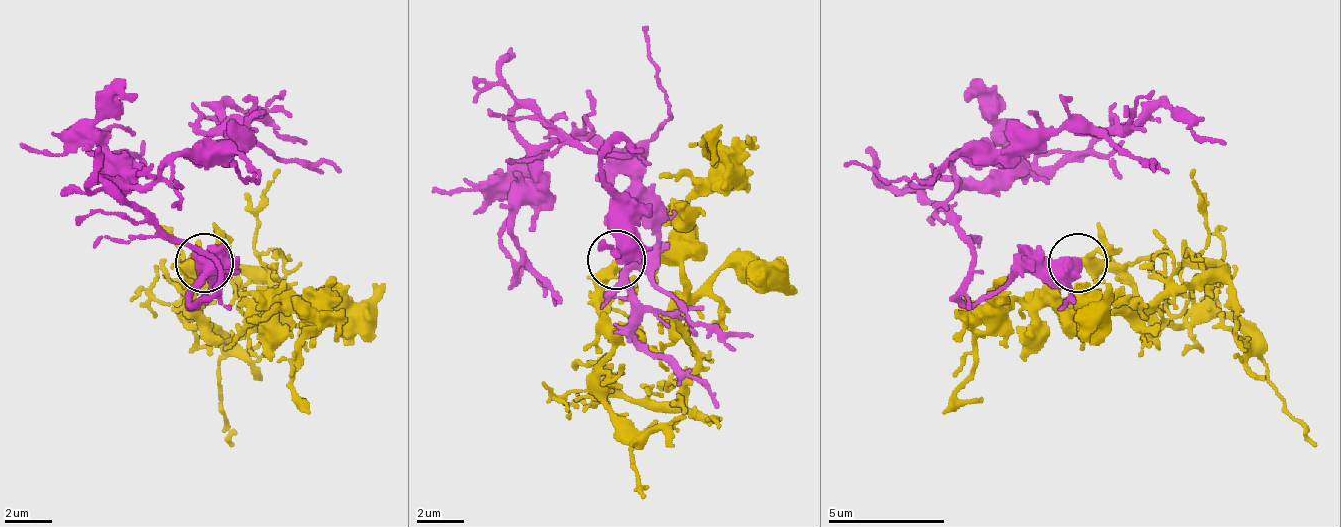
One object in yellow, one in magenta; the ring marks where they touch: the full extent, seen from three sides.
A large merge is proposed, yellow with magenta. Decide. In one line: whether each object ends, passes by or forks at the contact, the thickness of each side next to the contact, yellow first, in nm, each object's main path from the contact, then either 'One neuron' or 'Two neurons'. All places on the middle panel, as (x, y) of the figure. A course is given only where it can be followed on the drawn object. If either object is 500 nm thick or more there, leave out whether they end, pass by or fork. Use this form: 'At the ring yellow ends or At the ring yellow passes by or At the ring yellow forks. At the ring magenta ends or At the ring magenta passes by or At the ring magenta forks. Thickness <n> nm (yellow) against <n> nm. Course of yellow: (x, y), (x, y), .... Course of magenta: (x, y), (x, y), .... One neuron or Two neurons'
Thickness 280 nm (yellow) against 650 nm. Course of yellow: (617, 258), (606, 299), (658, 351), (676, 334), (681, 241), (693, 200), (722, 171), (705, 153), (722, 124). Course of magenta: (617, 258), (600, 159), (629, 147), (513, 113), (629, 177), (658, 241), (629, 322), (716, 410). One neuron

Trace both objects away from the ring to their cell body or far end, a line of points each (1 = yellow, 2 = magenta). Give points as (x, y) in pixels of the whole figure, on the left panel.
1: (205, 258), (194, 264), (223, 264), (246, 311), (269, 316), (281, 299), (310, 328), (293, 380), (310, 415)
2: (205, 264), (188, 299), (211, 258), (101, 182), (217, 153), (246, 130), (217, 130), (229, 107), (304, 142)

